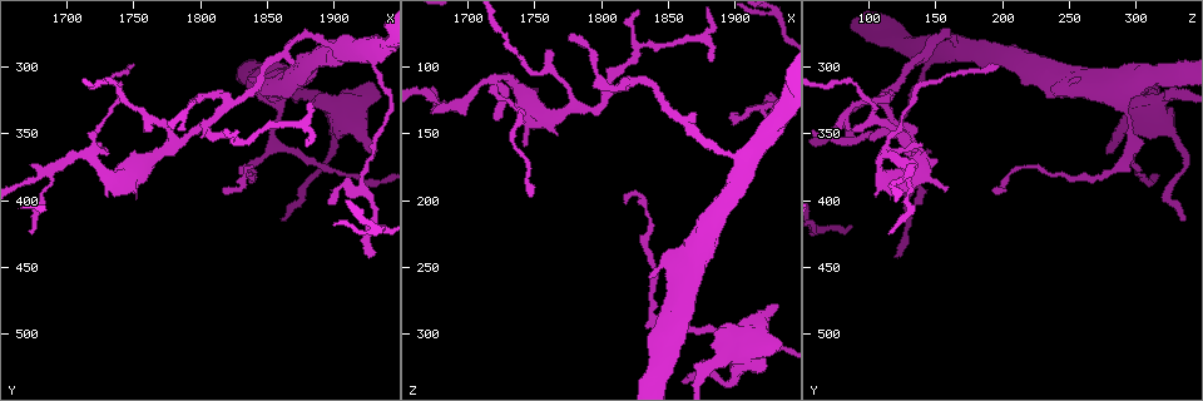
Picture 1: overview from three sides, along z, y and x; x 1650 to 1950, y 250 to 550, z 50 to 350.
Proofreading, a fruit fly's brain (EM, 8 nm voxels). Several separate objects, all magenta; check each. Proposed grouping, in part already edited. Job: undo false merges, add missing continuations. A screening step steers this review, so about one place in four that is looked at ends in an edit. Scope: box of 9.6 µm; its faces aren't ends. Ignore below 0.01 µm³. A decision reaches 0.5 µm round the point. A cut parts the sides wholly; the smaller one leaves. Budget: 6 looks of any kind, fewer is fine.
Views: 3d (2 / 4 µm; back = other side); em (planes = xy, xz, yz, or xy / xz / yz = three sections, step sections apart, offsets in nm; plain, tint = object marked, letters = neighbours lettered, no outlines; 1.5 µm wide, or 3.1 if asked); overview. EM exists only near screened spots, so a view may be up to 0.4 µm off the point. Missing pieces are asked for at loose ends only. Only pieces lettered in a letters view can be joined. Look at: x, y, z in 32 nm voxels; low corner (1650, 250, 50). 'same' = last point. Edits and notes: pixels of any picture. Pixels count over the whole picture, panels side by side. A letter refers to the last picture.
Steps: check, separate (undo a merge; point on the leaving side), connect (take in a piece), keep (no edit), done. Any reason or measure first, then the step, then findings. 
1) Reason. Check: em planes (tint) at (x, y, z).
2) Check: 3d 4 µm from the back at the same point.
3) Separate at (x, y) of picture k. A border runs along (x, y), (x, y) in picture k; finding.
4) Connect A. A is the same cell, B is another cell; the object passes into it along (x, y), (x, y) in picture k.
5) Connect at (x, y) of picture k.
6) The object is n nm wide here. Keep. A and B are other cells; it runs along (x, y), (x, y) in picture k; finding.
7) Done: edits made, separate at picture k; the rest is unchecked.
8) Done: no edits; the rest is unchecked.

Tapers out. Check: 3d 4 µm at (1722, 356, 140).

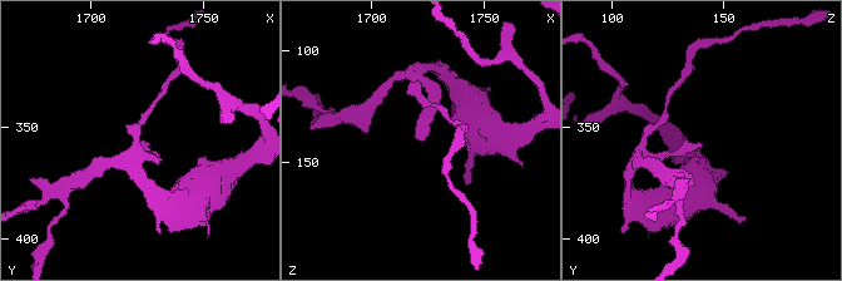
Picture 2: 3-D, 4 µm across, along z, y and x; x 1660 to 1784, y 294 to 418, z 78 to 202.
Now the EM. Check: em xz step 4 (letters) at (1724, 357, 140).

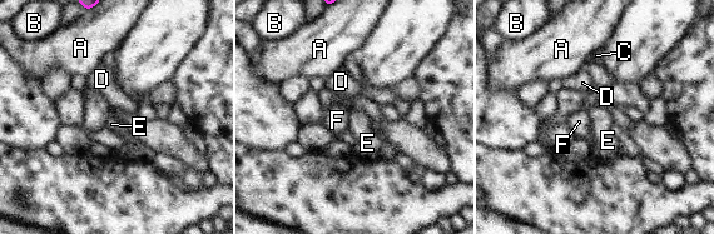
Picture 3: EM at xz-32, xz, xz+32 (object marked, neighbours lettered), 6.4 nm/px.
Another direction. Check: em planes (letters) at the same point.

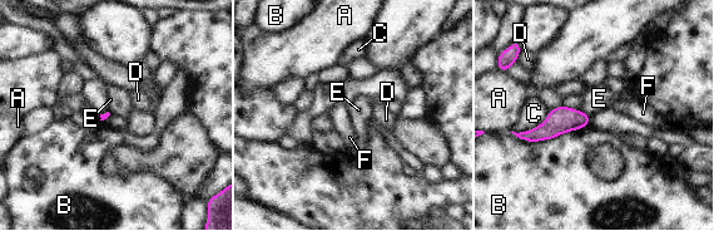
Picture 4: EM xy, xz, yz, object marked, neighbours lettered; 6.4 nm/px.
The longest contact is with B, 500 nm. Keep. A, B, C, D, E and F are other cells; a border runs along (580, 109), (590, 117) in picture 4; none of them fits.

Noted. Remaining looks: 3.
Abrupt turn. Check: em xy step 4 (tint) at (1828, 356, 86).

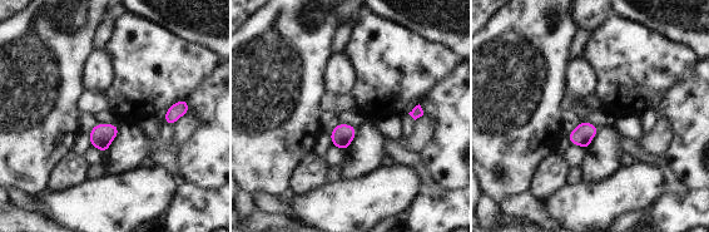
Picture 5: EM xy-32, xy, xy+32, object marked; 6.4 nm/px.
Check: em planes (letters) at the same point.

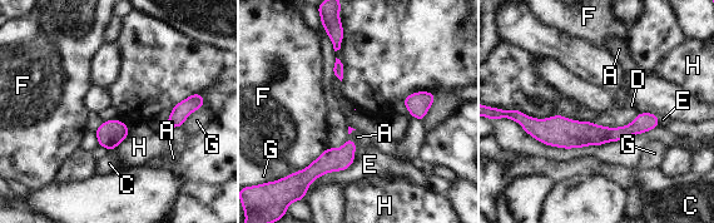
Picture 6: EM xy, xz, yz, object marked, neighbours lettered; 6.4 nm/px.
The longest contact is with E, 300 nm. Keep. A, C, D, E, F, G and H are other cells; a border runs along (129, 127), (128, 135), (114, 148) in picture 6; continuous, no second cell.

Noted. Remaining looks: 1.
Done: no edits; the rest is unchecked.

